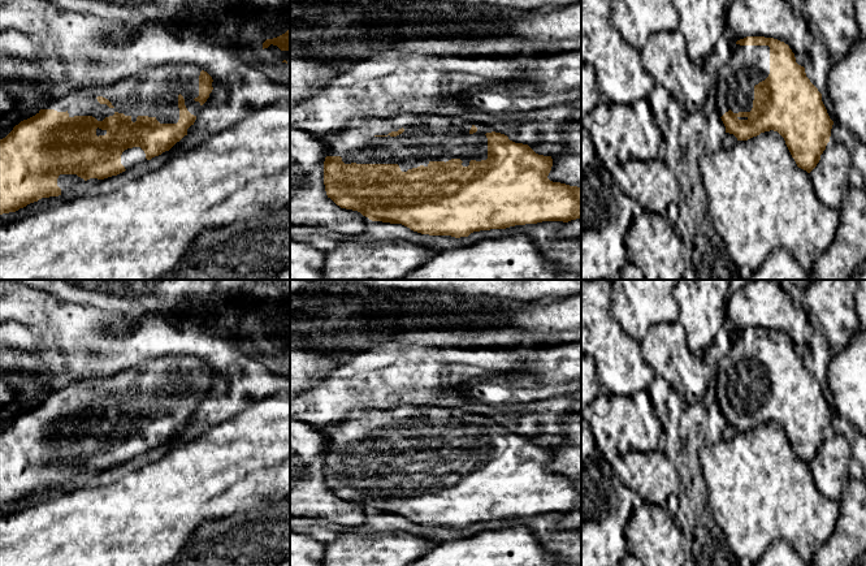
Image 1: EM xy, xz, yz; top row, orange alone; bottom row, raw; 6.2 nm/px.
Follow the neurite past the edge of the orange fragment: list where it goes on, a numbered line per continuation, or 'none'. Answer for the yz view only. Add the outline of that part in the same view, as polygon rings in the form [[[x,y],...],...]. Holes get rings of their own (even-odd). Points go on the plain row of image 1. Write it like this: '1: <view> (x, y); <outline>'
1: yz (749, 357); [[[733,337],[732,347],[720,360],[715,375],[720,409],[729,401],[733,405],[750,403],[754,377],[770,366],[768,337]]]

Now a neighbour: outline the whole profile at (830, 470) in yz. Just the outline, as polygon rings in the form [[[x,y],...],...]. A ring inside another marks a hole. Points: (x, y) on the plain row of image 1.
[[[828,433],[810,470],[818,491],[830,500],[839,501],[849,483],[849,459],[852,451],[846,437]]]

